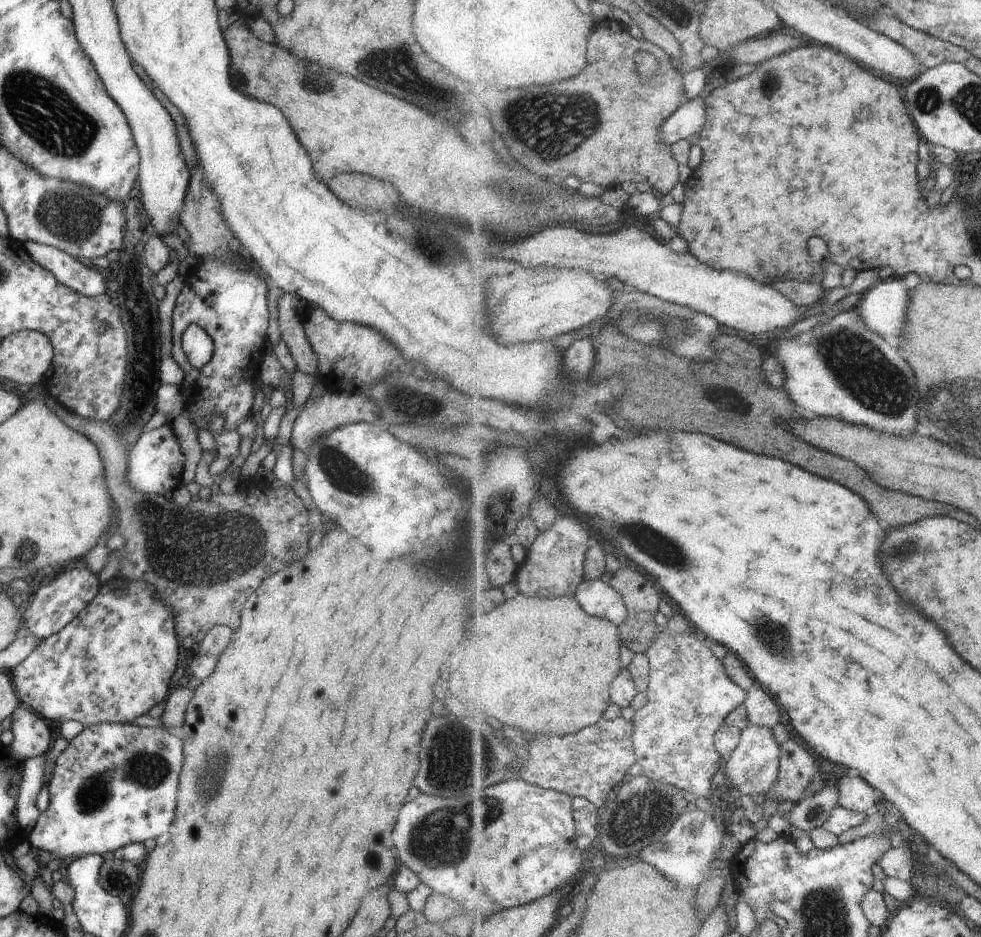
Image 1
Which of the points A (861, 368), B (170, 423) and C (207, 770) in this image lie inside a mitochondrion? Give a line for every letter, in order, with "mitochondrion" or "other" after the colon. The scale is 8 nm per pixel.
A: mitochondrion
B: other
C: mitochondrion

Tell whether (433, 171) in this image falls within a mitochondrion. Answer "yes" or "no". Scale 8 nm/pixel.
no

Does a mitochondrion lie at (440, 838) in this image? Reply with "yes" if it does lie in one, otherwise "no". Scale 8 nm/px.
yes

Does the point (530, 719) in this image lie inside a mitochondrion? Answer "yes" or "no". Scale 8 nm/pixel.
no

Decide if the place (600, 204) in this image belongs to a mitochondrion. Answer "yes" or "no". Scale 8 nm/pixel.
no

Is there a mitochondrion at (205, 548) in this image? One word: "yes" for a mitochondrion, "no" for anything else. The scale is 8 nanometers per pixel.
yes

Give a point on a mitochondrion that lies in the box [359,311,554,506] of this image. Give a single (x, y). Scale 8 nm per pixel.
(400, 400)

